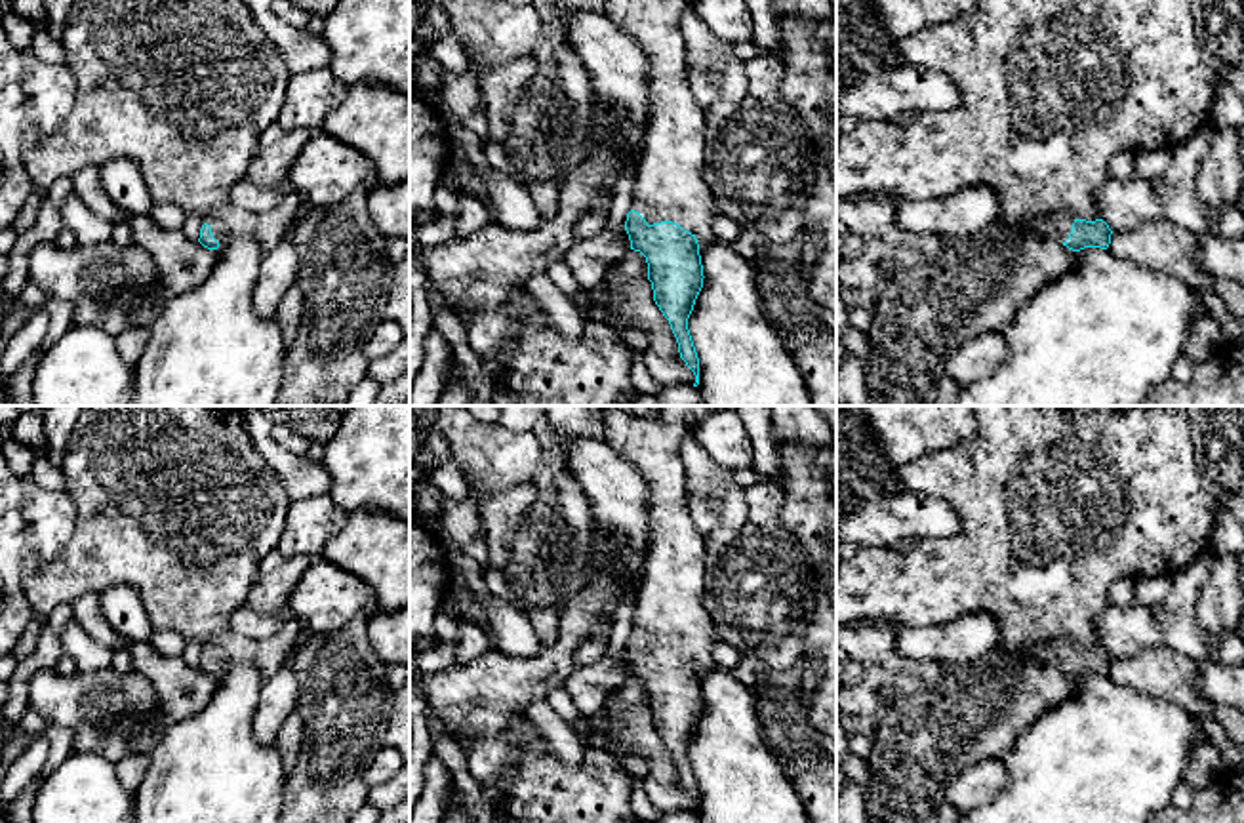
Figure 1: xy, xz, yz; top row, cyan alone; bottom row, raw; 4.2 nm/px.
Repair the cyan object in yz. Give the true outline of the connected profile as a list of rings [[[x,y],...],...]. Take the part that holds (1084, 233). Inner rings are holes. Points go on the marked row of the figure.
[[[1033,213],[1025,215],[1017,227],[1023,234],[1055,240],[1073,251],[1084,248],[1107,250],[1113,231],[1103,219],[1074,219],[1069,213]]]

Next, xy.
[[[293,191],[263,213],[229,204],[204,221],[198,242],[208,250],[217,250],[231,238],[248,234],[257,240],[261,253],[267,255],[291,231],[301,200],[301,194]]]

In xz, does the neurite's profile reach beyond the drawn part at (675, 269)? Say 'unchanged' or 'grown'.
grown

